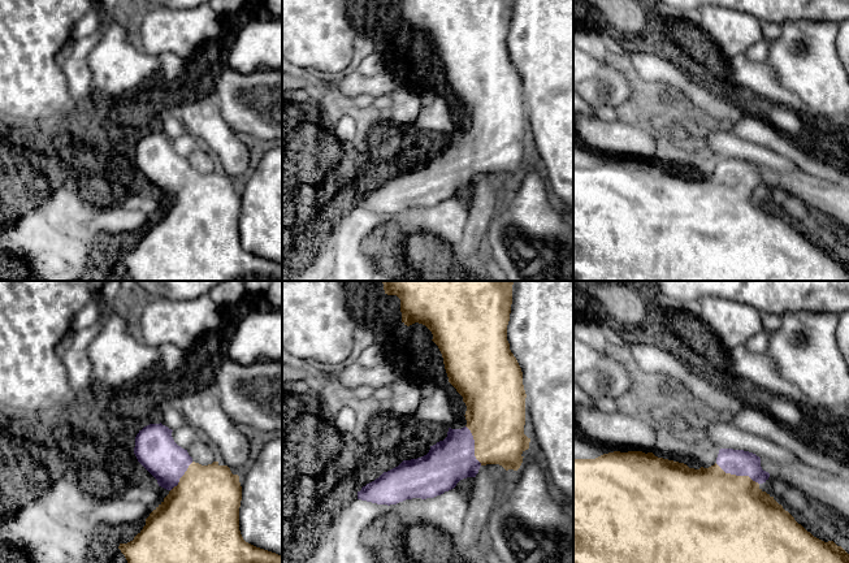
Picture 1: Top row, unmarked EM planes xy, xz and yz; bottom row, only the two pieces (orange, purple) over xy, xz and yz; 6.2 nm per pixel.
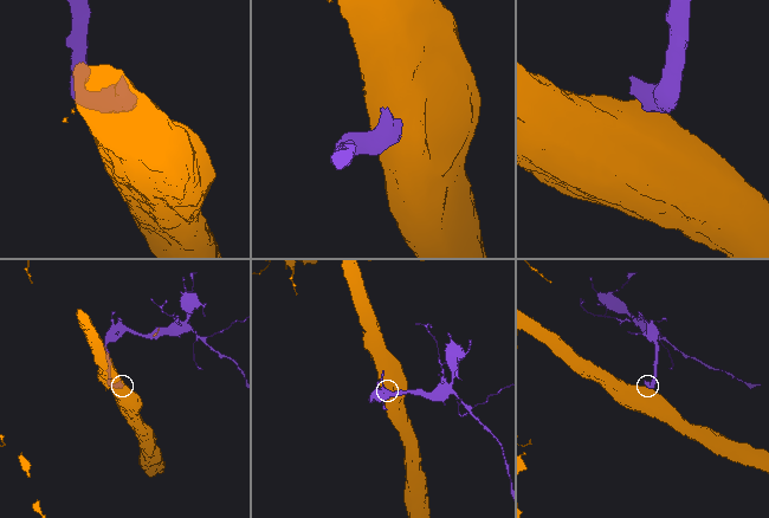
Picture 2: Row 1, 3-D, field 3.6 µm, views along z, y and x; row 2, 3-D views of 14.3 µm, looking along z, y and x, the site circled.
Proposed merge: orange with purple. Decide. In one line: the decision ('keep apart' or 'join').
join

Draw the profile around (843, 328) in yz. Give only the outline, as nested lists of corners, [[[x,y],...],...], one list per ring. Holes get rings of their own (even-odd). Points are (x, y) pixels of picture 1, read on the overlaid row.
[[[849,311],[839,316],[839,325],[836,328],[836,339],[839,348],[849,368]]]

